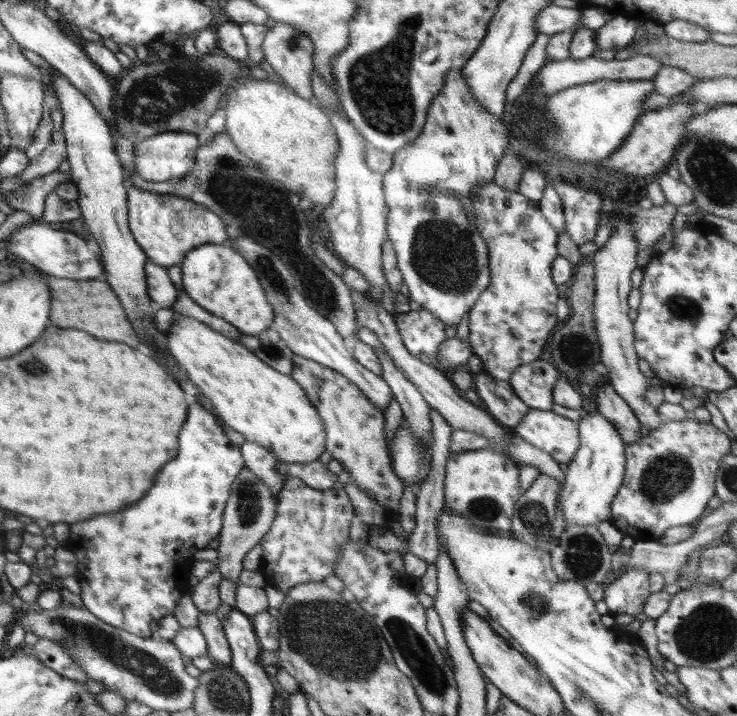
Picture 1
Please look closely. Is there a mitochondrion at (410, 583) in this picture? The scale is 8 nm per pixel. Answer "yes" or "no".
no

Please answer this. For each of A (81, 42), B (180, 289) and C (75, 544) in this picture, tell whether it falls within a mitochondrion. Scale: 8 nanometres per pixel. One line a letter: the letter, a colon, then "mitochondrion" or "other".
A: other
B: other
C: other

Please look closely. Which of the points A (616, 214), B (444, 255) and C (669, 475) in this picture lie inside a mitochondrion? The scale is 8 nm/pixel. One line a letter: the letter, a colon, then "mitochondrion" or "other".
A: other
B: mitochondrion
C: mitochondrion

